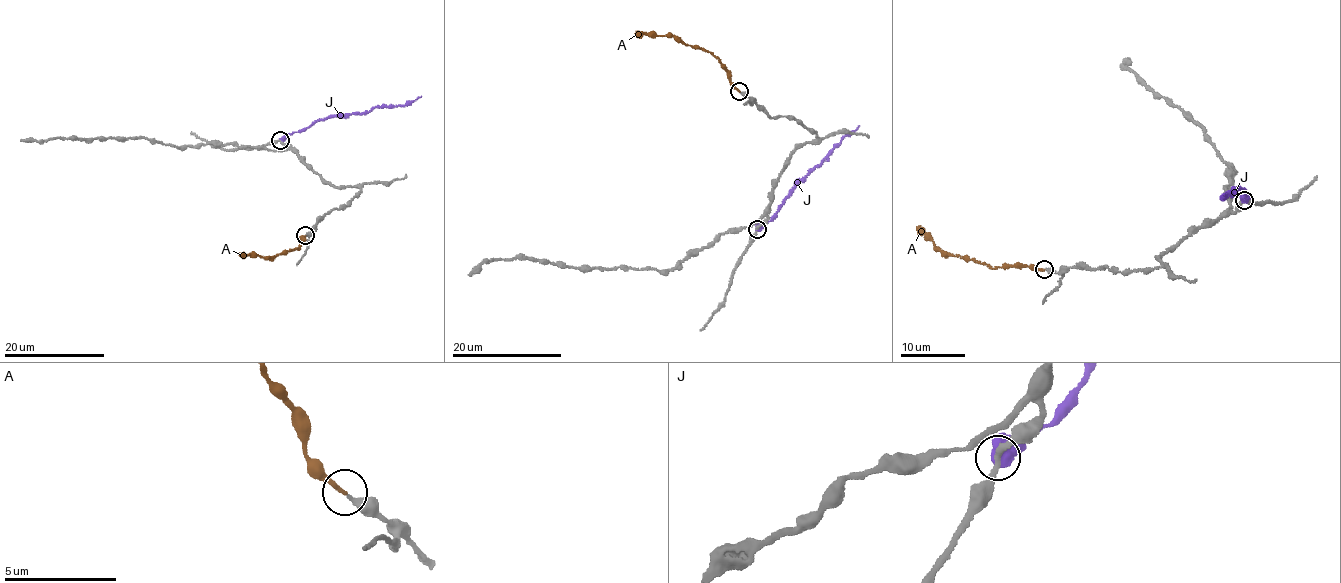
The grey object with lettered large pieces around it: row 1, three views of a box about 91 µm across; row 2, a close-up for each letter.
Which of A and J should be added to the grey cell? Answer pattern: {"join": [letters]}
{"join": ["A"]}

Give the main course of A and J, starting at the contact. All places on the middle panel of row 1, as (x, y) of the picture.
A: (740, 91), (730, 81), (725, 67), (709, 52), (683, 44), (673, 36), (634, 35)
J: (757, 229), (773, 220), (796, 186), (859, 125)

